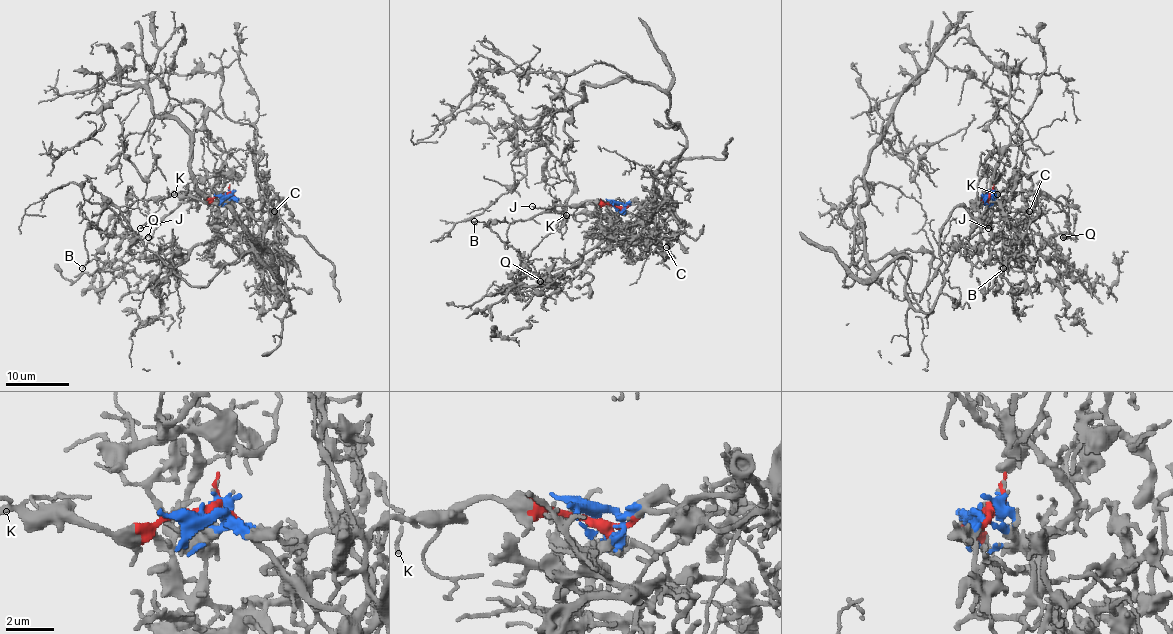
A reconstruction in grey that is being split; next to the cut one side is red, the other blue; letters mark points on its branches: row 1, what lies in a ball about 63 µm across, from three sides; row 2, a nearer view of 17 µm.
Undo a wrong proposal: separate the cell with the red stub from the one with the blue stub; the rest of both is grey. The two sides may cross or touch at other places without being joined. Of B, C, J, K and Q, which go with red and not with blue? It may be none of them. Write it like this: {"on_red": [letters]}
{"on_red": ["B", "J", "K"]}

